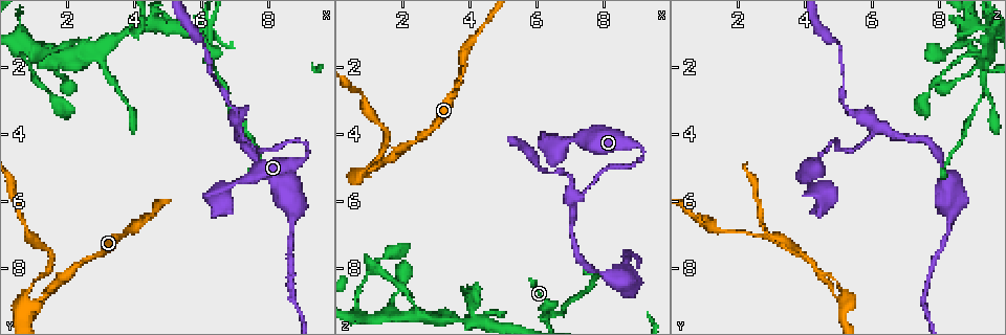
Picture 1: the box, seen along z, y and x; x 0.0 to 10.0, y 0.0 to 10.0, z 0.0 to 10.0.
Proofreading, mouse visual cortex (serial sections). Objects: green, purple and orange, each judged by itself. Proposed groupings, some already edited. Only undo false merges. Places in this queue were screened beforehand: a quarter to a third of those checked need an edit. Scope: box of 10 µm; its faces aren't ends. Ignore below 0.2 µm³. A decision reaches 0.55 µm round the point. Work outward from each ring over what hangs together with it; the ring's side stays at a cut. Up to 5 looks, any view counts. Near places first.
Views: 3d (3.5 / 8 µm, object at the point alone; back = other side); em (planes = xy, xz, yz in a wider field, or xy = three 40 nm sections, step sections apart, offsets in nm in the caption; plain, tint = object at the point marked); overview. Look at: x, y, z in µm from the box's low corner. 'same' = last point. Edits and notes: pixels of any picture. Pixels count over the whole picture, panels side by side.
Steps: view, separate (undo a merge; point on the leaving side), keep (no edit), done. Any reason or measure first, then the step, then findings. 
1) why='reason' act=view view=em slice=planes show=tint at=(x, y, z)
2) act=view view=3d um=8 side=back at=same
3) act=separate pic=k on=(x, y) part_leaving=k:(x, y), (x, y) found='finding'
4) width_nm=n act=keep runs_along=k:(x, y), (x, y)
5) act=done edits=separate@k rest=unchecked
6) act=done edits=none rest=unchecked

why='thin neck' act=view view=3d um=3.5 at=(4.05, 0.85, 9.30)

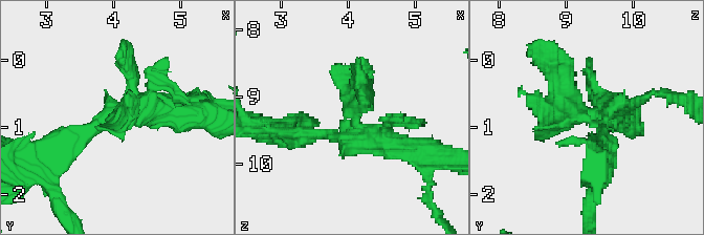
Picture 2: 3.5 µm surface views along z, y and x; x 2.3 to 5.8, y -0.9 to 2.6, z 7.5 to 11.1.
act=view view=em slice=xy step=2 show=tint at=(4.10, 0.85, 9.25)

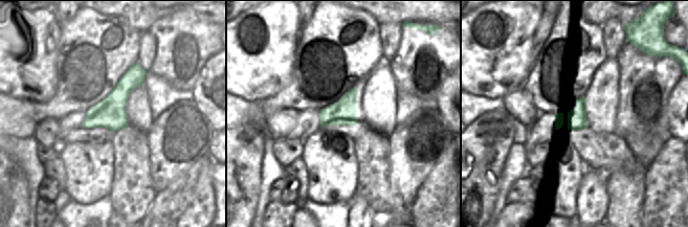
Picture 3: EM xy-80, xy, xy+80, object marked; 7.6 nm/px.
act=keep runs_along=2:(616, 110), (575, 113), (546, 62) found='all the same cell'

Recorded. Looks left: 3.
why='abrupt turn' act=view view=3d um=3.5 at=(9.25, 4.65, 4.50)

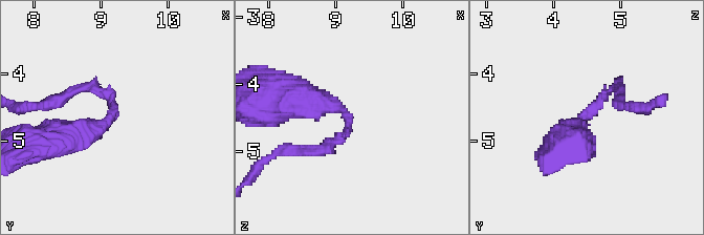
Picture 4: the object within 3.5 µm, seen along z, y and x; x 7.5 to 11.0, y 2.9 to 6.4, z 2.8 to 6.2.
act=keep runs_along=4:(570, 135), (604, 93), (621, 90) found='continuous, no second cell'

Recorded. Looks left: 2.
act=done edits=none rest=unchecked

